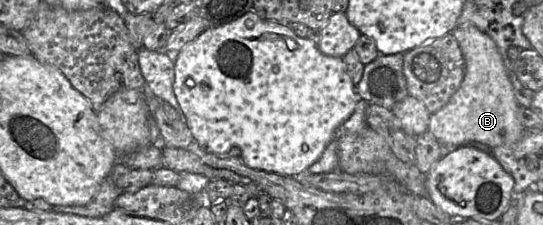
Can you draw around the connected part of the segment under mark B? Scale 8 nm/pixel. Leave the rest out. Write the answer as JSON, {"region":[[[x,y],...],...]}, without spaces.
{"region":[[[475,26],[456,27],[452,32],[465,60],[465,76],[460,88],[440,110],[431,114],[427,131],[445,147],[479,142],[489,147],[518,141],[525,129],[518,119],[518,104],[495,42]]]}

